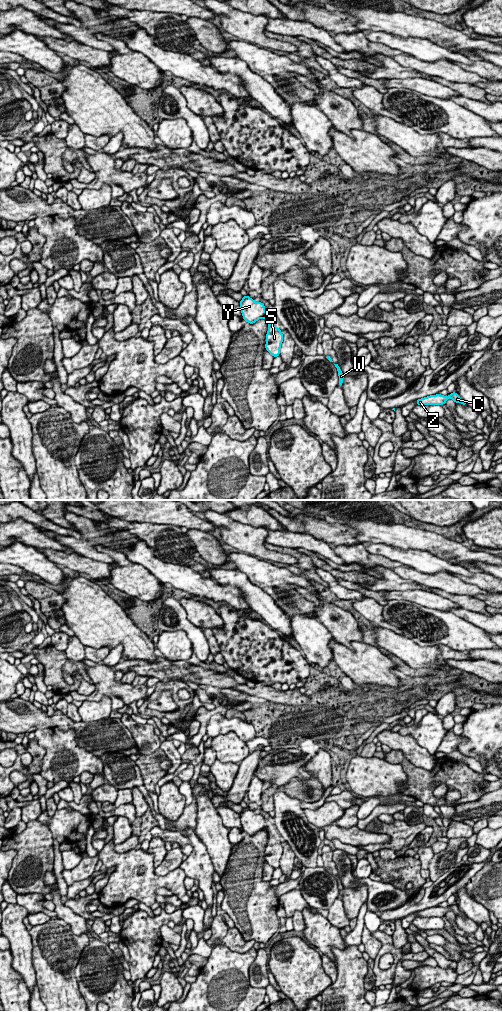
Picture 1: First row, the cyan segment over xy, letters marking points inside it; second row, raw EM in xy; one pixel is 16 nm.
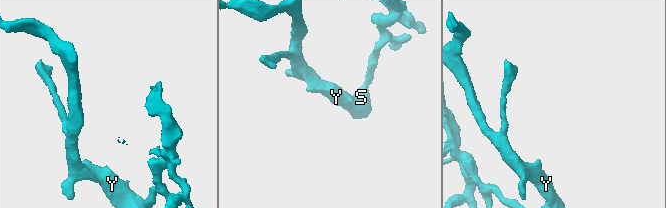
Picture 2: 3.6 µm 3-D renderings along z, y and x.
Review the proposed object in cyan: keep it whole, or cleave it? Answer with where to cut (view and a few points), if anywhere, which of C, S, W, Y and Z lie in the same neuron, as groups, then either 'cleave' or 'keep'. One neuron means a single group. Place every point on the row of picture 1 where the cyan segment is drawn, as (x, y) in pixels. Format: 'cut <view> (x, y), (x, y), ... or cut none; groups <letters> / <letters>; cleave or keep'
cut none; groups C S W Y Z; keep

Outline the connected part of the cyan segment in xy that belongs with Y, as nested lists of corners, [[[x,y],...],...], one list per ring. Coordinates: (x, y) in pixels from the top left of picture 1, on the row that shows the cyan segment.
[[[243,296],[239,302],[243,319],[249,324],[255,323],[257,320],[265,318],[268,321],[266,350],[275,358],[280,355],[280,347],[283,342],[283,334],[279,328],[276,328],[265,310],[265,305],[261,302],[255,302],[249,296]]]

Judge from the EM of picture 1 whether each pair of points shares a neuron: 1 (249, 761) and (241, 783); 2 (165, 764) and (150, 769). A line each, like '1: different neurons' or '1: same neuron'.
1: same neuron
2: different neurons

